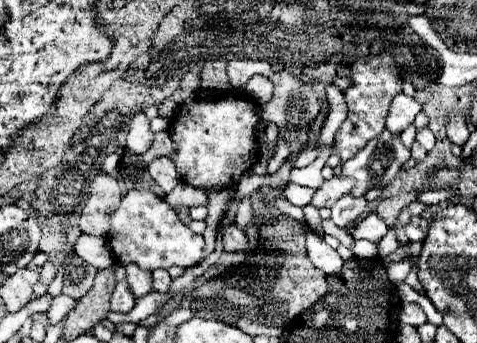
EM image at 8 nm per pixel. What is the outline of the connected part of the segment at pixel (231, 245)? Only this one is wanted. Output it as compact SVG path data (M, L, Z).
M228 224L222 228L222 242L226 252L240 252L246 246L246 236L242 230L238 230L234 224Z

